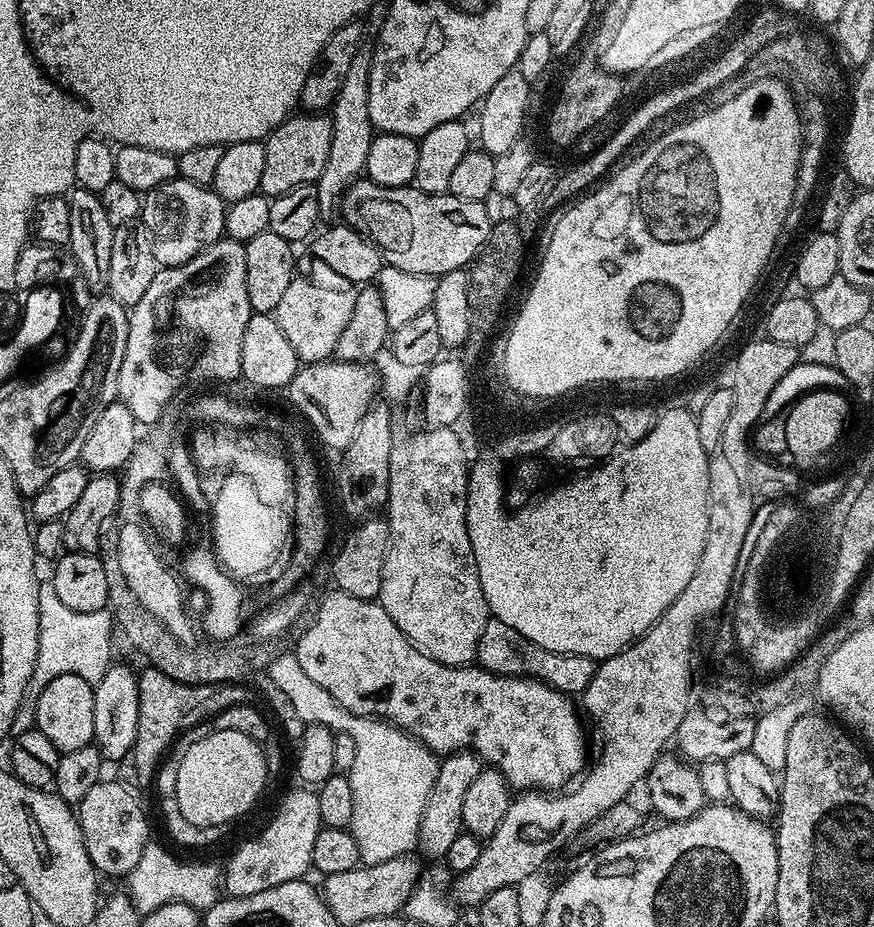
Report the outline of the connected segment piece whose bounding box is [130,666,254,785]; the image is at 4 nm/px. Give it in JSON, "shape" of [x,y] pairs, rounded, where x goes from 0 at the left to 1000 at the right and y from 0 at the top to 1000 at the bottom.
{"shape":[[[173,718],[159,722],[158,736],[158,792],[149,812],[156,831],[156,839],[162,846],[173,847],[178,839],[178,831],[191,817],[193,807],[213,787],[228,785],[244,772],[263,766],[263,762],[288,759],[288,746],[278,742],[275,736],[259,738],[214,738],[204,736],[185,723]]]}

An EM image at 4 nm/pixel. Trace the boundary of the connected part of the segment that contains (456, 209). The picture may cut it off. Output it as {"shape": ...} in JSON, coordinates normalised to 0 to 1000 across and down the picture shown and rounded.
{"shape":[[[420,192],[398,200],[391,211],[391,229],[392,224],[392,241],[413,250],[427,263],[441,286],[500,300],[515,291],[534,290],[565,241],[550,217],[485,207],[475,201],[443,203]]]}

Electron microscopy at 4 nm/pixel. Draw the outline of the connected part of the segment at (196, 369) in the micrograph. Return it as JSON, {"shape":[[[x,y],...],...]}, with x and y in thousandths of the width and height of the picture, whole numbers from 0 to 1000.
{"shape":[[[254,257],[249,261],[245,261],[236,270],[231,270],[231,274],[227,274],[222,278],[217,278],[217,283],[213,283],[208,287],[199,287],[198,289],[183,289],[178,294],[176,304],[172,304],[172,309],[167,313],[167,317],[162,317],[162,323],[150,329],[146,338],[146,364],[144,365],[144,382],[140,382],[140,399],[135,399],[135,431],[149,442],[149,447],[153,447],[157,458],[168,460],[182,454],[182,449],[186,444],[186,440],[196,433],[203,422],[214,419],[221,412],[240,412],[238,410],[265,410],[269,406],[276,405],[275,392],[277,391],[277,365],[281,360],[281,347],[286,347],[286,343],[291,340],[286,330],[286,320],[281,318],[281,270],[279,263],[273,259],[262,259]]]}

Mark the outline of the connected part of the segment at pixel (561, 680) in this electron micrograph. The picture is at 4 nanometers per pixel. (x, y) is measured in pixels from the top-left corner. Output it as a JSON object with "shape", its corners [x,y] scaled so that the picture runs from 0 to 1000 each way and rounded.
{"shape":[[[559,667],[556,675],[551,675],[543,715],[566,729],[598,729],[606,734],[618,734],[632,742],[637,742],[640,746],[651,749],[667,748],[675,731],[680,731],[683,717],[683,713],[666,706],[643,706],[625,701],[606,693],[606,688],[597,688],[597,684],[588,680],[588,675],[579,675],[579,671],[566,667]]]}

